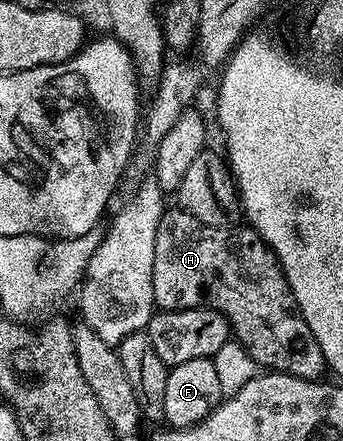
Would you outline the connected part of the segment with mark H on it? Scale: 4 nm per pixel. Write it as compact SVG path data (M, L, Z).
M165 210L160 216L160 224L156 230L152 266L153 304L165 311L185 311L191 307L210 305L212 310L224 312L231 334L235 336L240 346L244 347L245 353L261 368L272 373L296 375L299 379L319 380L323 376L320 374L326 371L324 355L304 320L290 306L286 284L283 278L278 277L277 268L270 262L265 248L248 247L246 236L219 231L216 228L219 226L199 223L189 211L175 210Z

